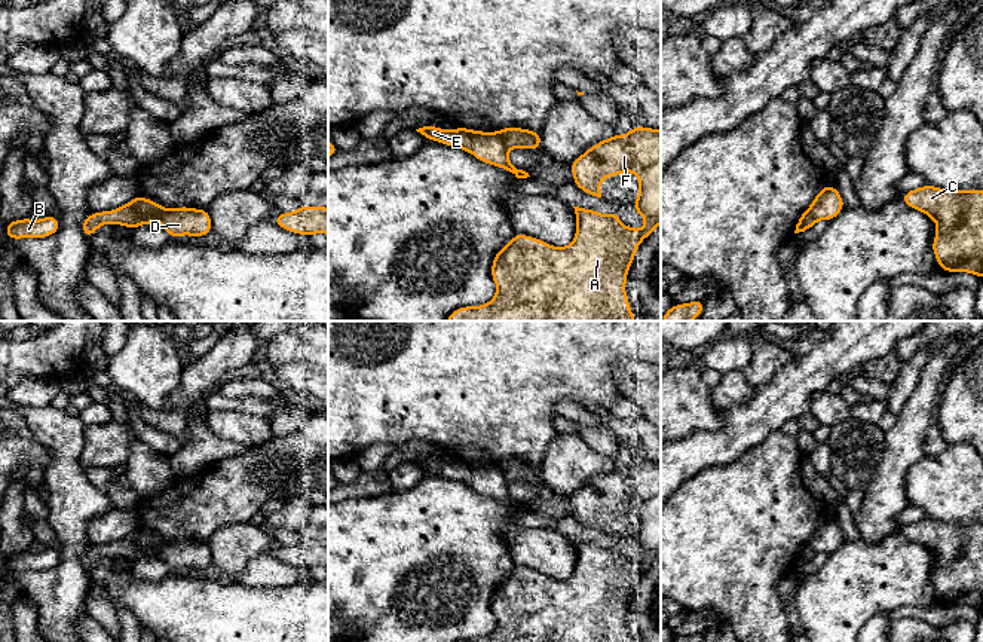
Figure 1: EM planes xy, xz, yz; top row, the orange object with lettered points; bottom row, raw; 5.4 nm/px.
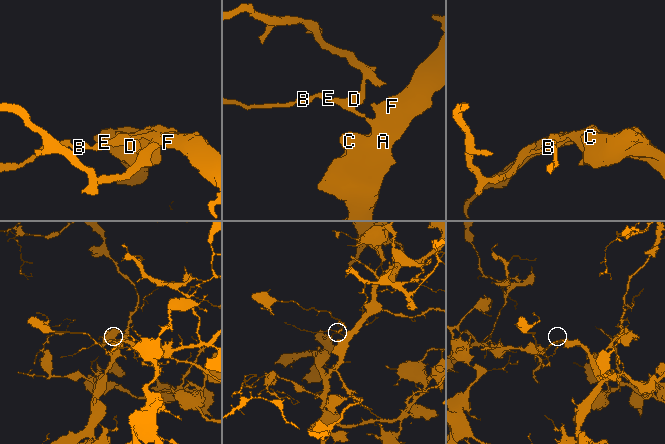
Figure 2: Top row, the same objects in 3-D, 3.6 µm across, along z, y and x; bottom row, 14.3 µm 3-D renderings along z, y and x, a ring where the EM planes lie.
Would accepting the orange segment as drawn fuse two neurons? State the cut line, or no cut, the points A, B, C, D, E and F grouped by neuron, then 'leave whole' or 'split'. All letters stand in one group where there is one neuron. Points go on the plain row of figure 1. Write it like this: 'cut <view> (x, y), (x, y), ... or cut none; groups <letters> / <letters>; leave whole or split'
cut xz (493, 465), (508, 482); groups A B C E F / D; split

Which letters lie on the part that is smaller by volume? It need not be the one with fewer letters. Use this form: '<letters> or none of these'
D

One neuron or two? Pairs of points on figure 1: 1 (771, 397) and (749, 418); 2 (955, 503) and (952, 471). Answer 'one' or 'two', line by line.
1: one
2: one

